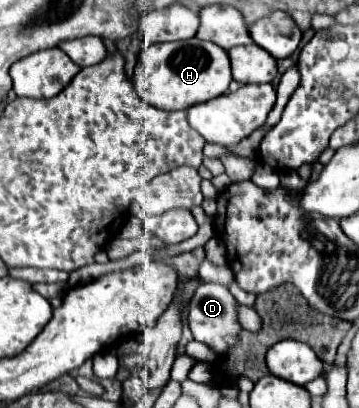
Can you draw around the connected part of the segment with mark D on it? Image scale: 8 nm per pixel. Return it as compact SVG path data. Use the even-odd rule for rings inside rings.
M202 283L188 305L188 323L196 341L212 347L212 351L218 355L224 355L224 351L236 343L236 335L242 331L242 325L238 321L238 301L226 287Z

